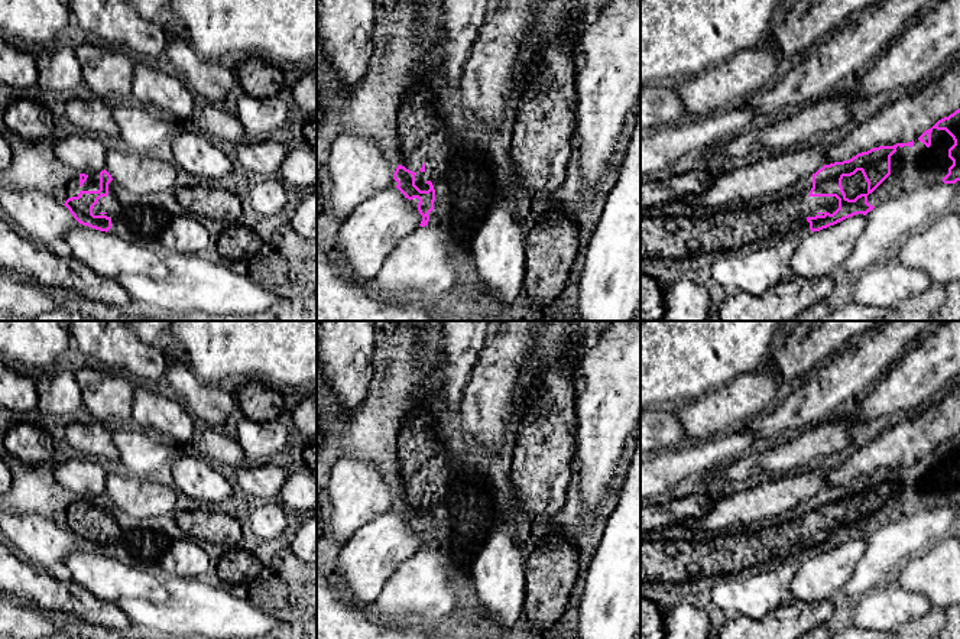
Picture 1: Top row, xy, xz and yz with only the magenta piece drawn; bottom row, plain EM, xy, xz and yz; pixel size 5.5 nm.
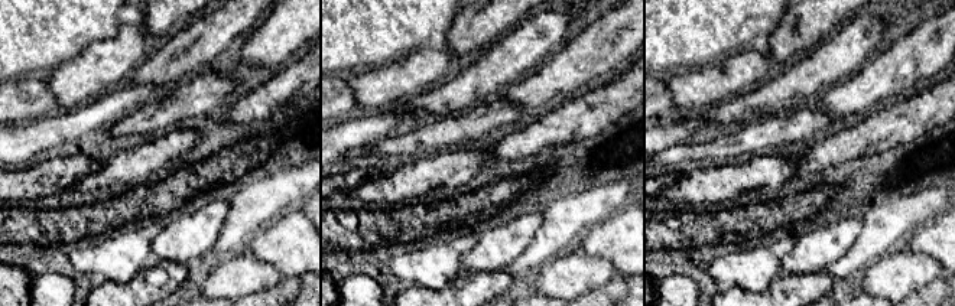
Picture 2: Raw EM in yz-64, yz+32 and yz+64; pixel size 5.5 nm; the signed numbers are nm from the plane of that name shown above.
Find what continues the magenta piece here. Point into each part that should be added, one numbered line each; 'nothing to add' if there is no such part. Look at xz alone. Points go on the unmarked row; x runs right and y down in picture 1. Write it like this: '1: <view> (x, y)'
1: xz (422, 450)

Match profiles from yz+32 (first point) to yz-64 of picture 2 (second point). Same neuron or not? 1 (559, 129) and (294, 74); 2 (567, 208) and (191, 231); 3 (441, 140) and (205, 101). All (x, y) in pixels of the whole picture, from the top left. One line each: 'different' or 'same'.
1: same
2: different
3: same

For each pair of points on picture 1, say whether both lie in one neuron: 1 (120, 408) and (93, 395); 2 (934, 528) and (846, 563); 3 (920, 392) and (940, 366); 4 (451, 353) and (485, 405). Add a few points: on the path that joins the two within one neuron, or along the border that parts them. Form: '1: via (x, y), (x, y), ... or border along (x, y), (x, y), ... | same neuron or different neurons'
1: via (113, 404), (104, 395), (100, 395) | same neuron
2: border along (866, 539), (866, 548), (853, 574), (842, 586) | different neurons
3: via (924, 386), (937, 372) | same neuron
4: border along (482, 349), (463, 391), (463, 399), (456, 411) | different neurons

